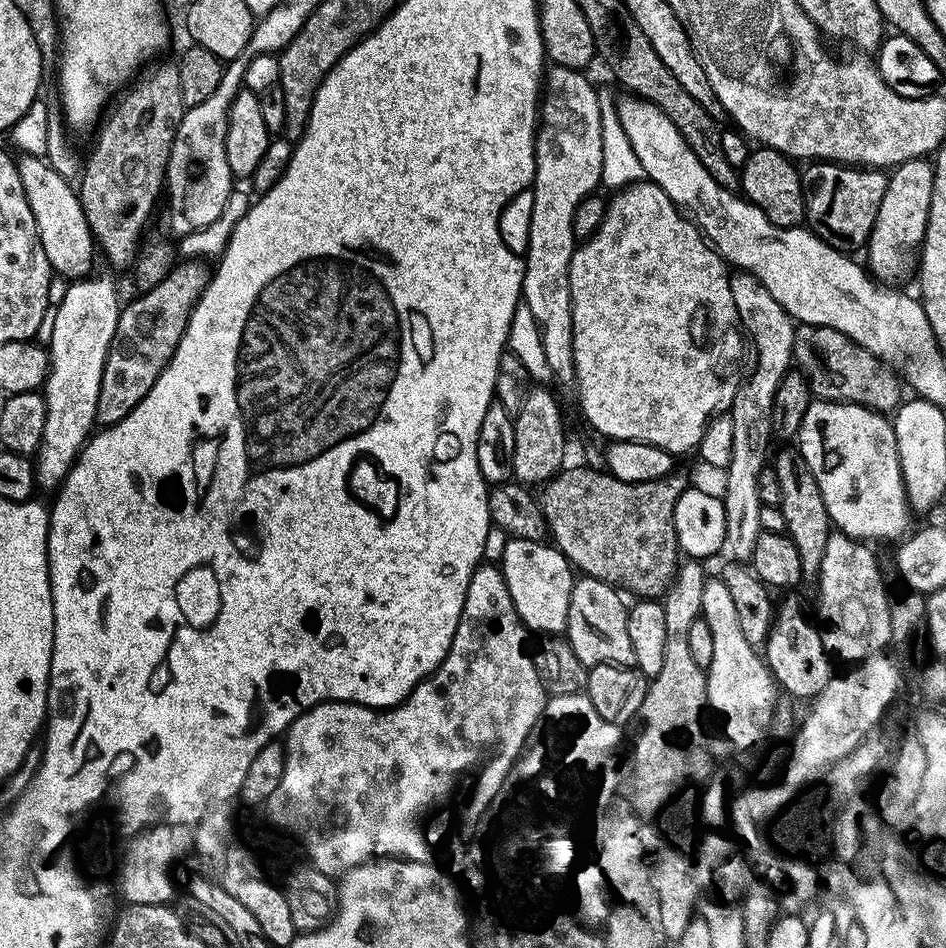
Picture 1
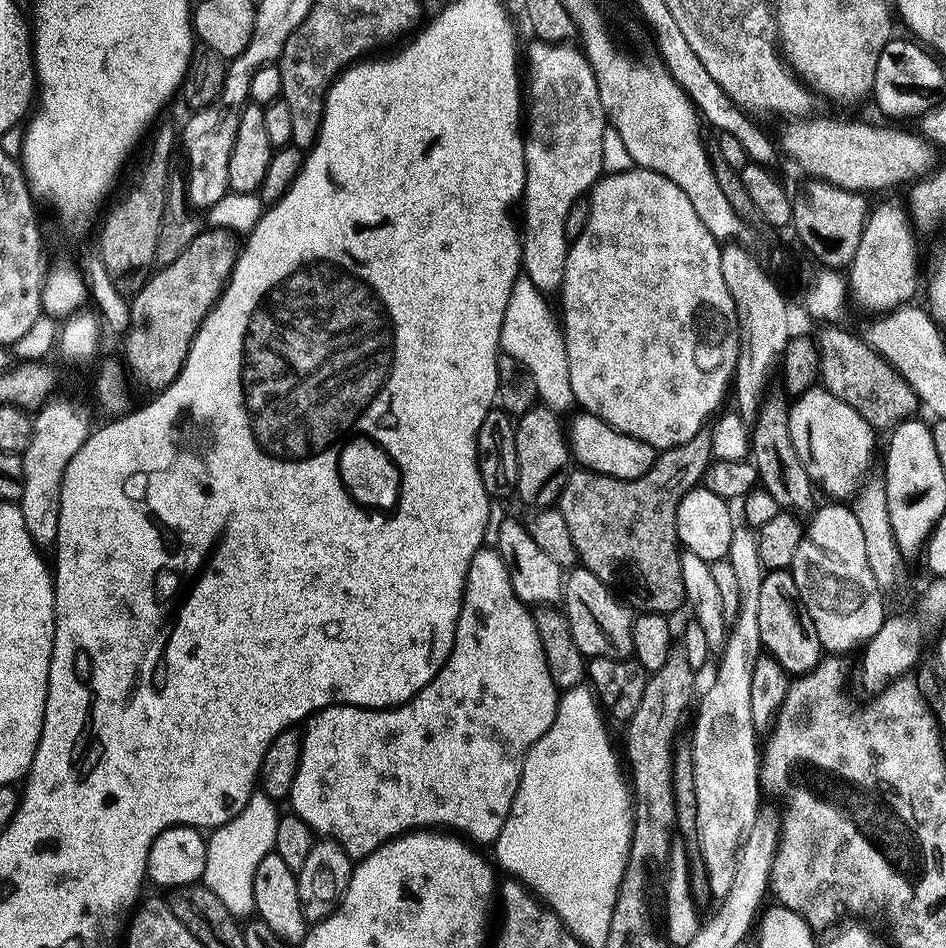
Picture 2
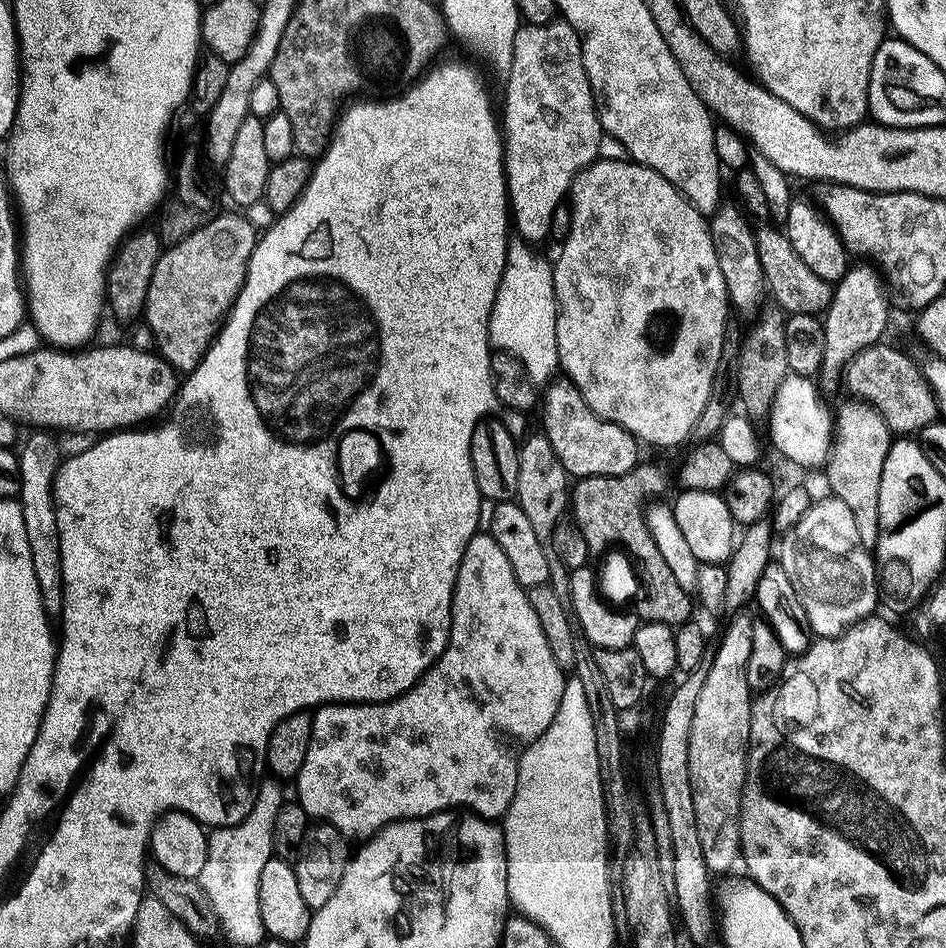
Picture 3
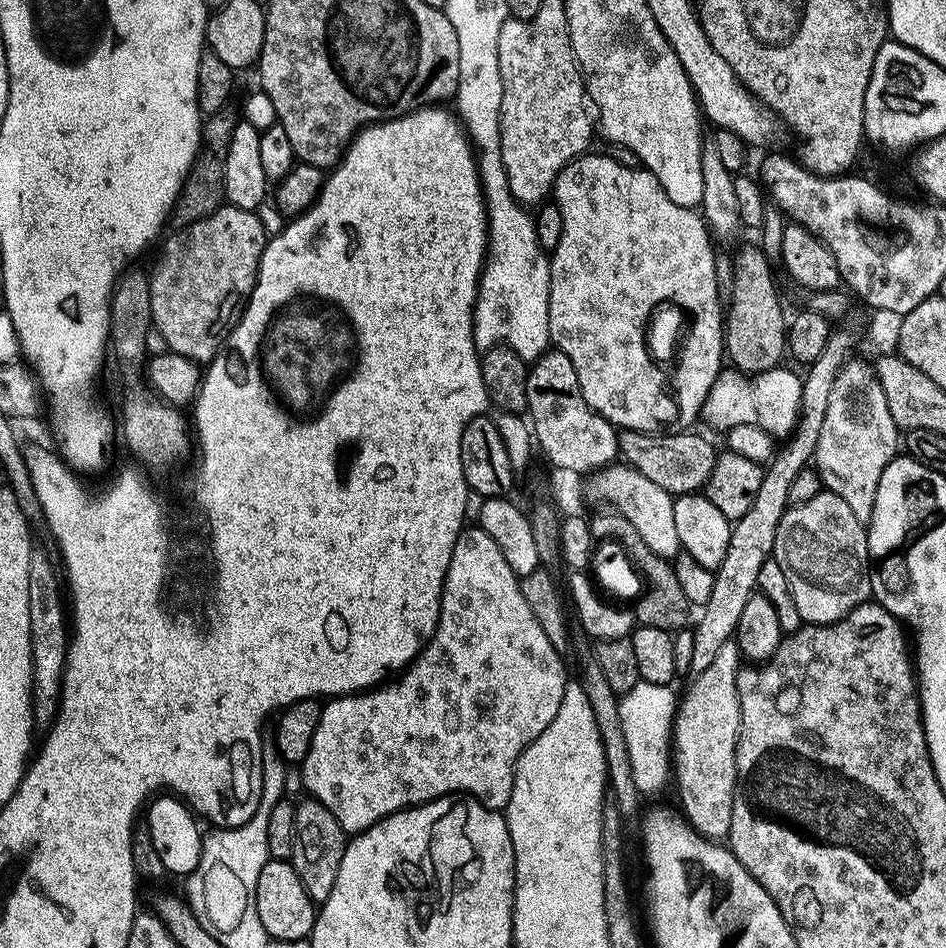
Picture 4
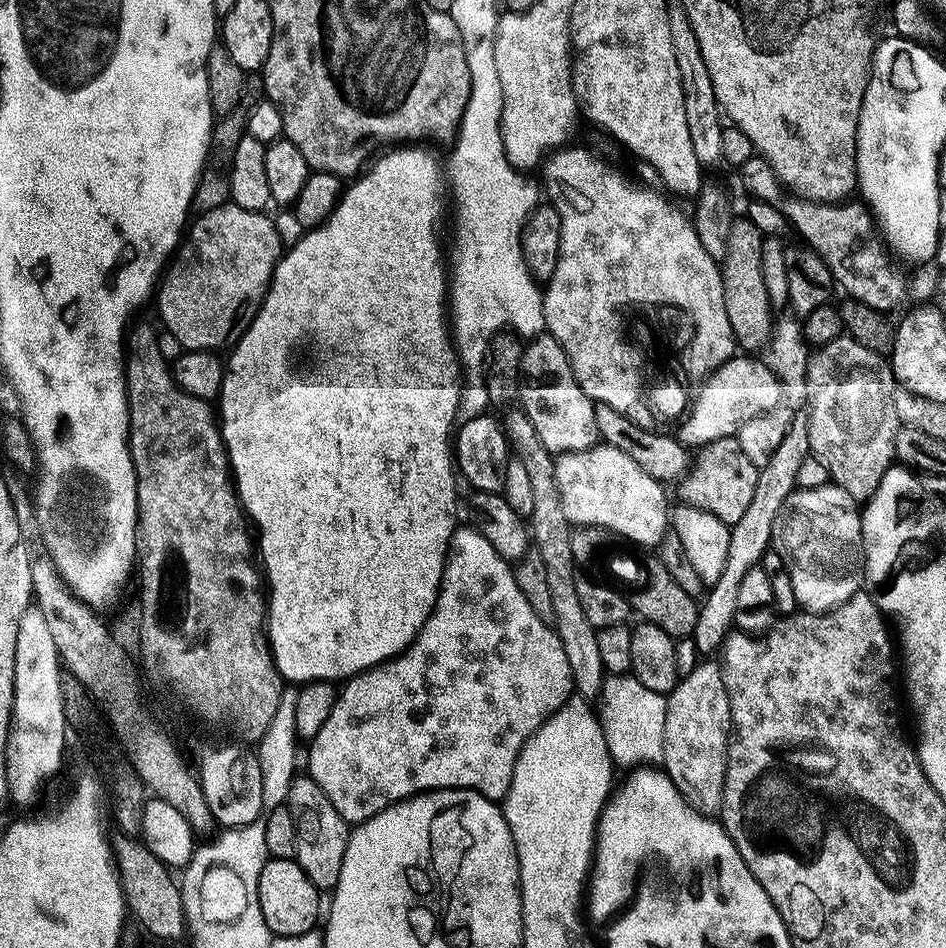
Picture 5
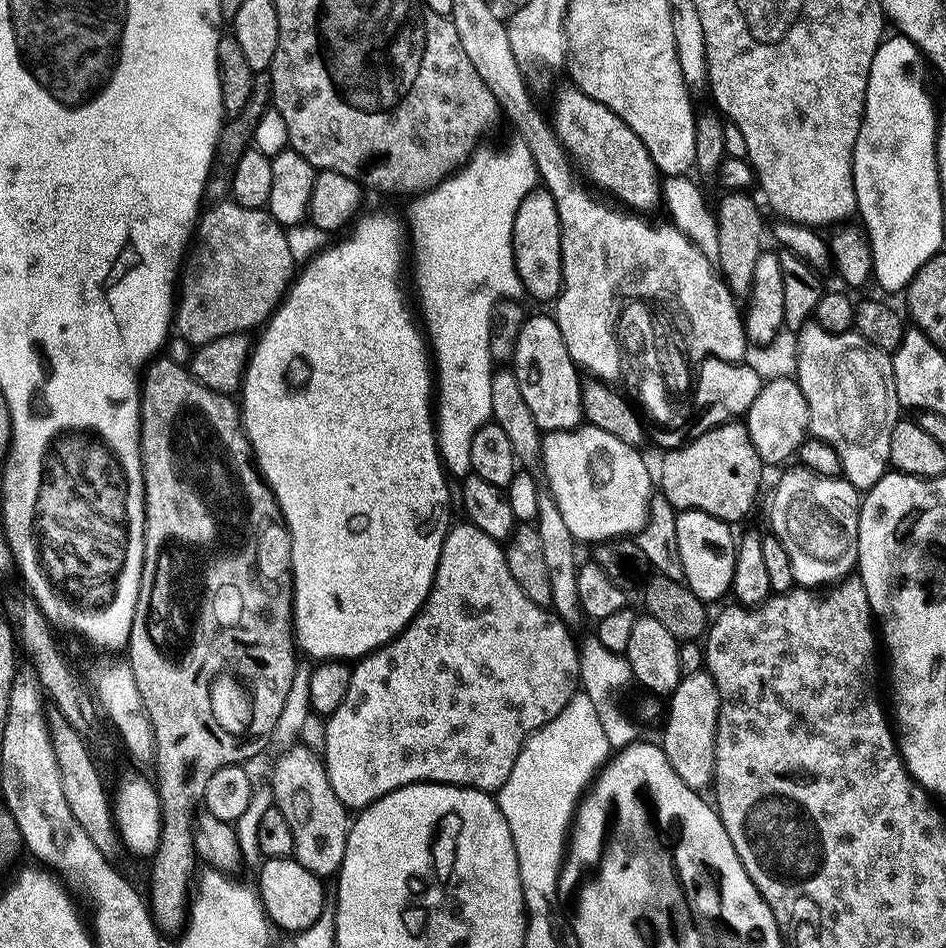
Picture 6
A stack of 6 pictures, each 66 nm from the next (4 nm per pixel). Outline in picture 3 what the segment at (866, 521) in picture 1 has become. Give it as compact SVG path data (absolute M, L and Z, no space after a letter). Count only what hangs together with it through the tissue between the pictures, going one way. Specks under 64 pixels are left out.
M789 374L772 403L772 440L786 459L804 468L823 469L828 463L828 457L832 455L834 412L824 405L823 398L815 379Z

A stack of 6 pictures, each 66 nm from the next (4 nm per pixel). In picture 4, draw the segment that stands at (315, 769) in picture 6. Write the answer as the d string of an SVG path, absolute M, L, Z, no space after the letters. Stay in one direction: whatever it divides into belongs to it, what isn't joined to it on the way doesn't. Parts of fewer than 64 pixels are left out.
M311 798L305 801L305 804L301 803L296 810L296 839L290 863L296 868L298 878L302 878L302 886L306 886L306 894L310 894L310 898L317 906L323 906L327 904L330 894L334 894L334 885L338 882L338 870L342 870L342 858L346 854L350 840L342 830L338 818L334 818L334 814L326 810L326 806Z

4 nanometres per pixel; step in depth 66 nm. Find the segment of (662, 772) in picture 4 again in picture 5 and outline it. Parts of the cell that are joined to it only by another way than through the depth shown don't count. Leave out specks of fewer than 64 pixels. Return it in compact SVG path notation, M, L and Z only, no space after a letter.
M609 675L604 681L600 699L600 717L607 740L608 752L613 763L620 769L634 770L643 766L663 763L665 756L665 734L668 698L655 694L635 676Z

